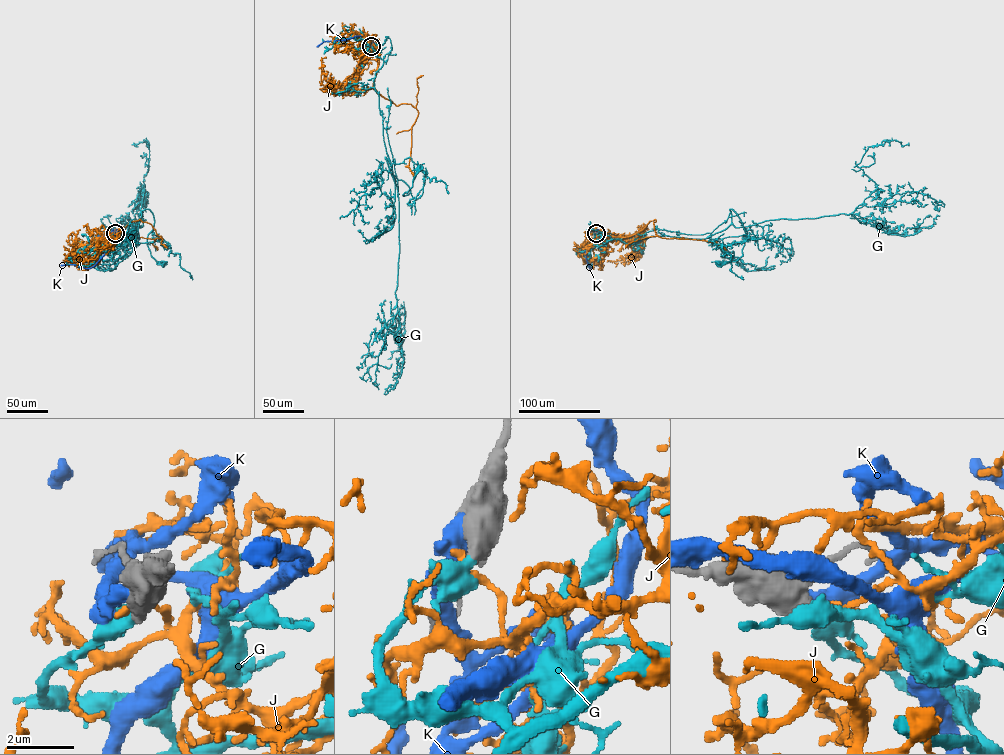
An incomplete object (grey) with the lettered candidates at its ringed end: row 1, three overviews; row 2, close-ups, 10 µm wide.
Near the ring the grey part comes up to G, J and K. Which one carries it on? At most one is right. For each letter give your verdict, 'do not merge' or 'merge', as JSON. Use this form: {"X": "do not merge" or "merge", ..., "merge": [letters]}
{"G": "merge", "J": "do not merge", "K": "do not merge", "merge": ["G"]}

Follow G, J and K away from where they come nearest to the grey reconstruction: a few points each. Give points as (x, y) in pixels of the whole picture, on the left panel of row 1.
G: (115, 233), (127, 239), (117, 244), (130, 239), (149, 209), (147, 244), (163, 263)
J: (114, 233), (122, 238), (118, 235), (119, 231), (139, 219), (150, 223), (162, 238), (153, 242), (157, 250)
K: (114, 232), (104, 255), (90, 268), (61, 266)

